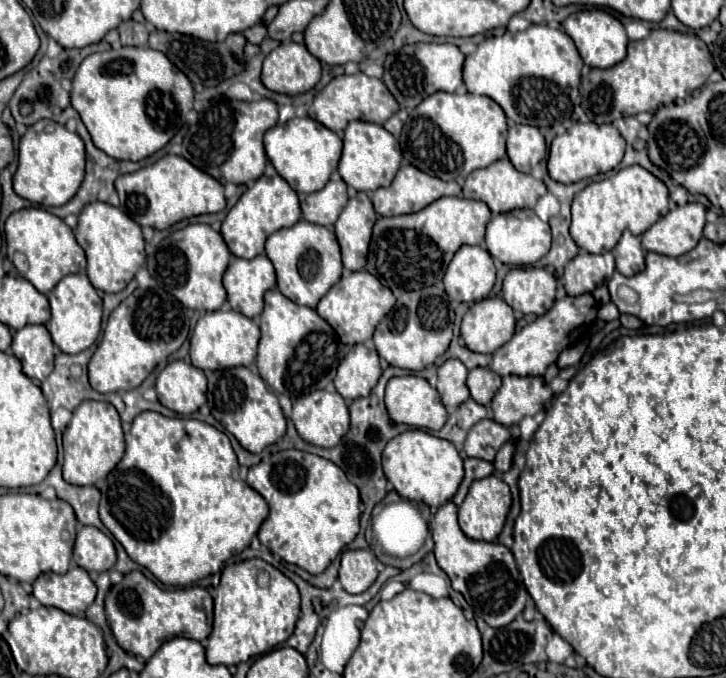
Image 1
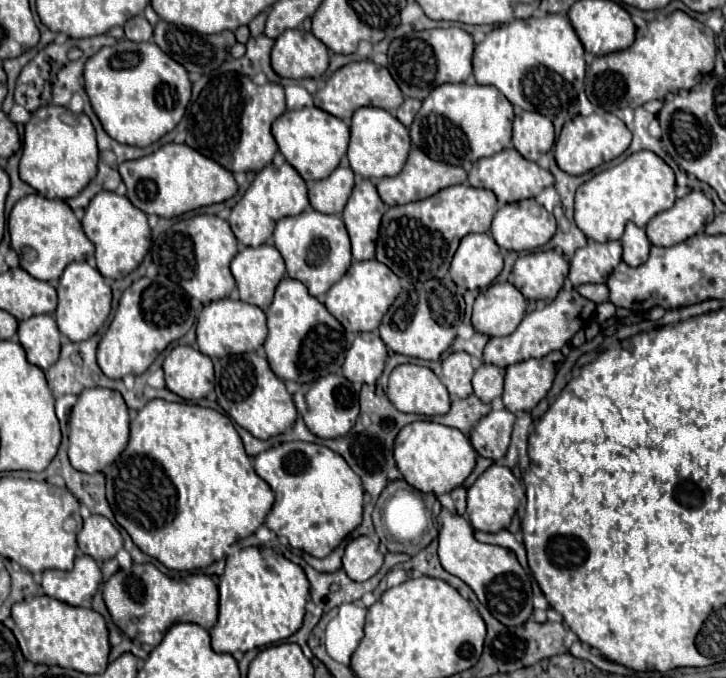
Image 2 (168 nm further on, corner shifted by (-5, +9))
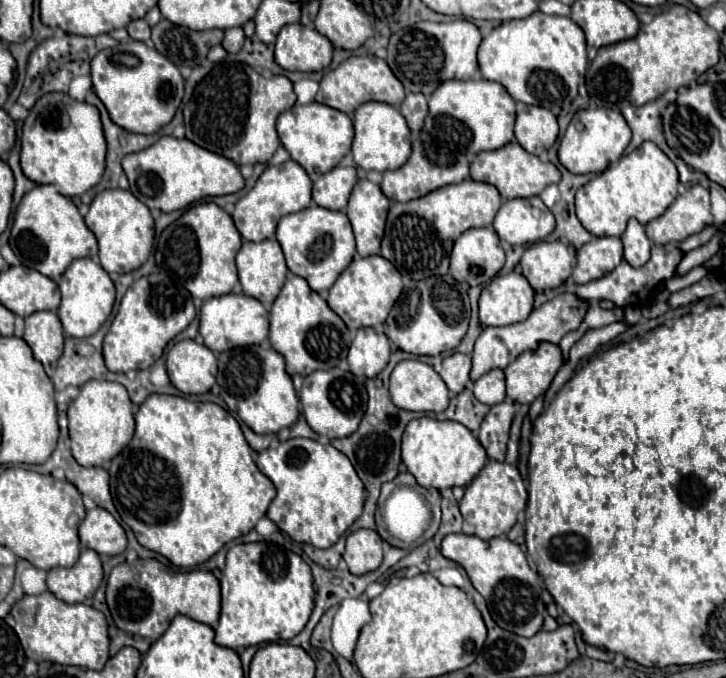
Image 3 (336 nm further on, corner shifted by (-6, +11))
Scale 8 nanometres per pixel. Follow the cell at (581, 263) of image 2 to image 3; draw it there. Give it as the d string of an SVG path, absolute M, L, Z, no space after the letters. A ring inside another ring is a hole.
M594 237L578 249L578 263L574 267L574 283L590 283L608 275L622 261L620 237Z

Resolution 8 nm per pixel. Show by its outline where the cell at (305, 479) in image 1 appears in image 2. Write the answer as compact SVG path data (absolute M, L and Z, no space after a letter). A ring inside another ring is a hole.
M305 441L281 443L269 451L259 453L253 465L255 465L255 473L261 479L265 479L271 491L275 493L275 503L265 519L265 525L279 537L285 537L291 547L301 549L313 557L327 557L355 527L361 525L363 497L365 497L363 483L359 475L351 471L347 461L329 447L317 443L305 443Z

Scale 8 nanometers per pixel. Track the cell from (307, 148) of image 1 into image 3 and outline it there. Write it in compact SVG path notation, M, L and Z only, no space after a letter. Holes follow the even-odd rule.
M316 101L308 105L294 105L292 109L280 113L276 129L290 157L296 163L300 163L306 169L306 173L326 173L328 169L334 169L340 163L340 159L350 151L354 139L352 119L346 113L340 113L338 109Z

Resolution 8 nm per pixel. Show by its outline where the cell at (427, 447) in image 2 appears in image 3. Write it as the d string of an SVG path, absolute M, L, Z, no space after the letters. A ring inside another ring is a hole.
M420 417L412 419L404 431L402 461L416 477L418 485L436 487L438 491L442 491L454 485L466 487L486 465L488 455L484 453L480 441L470 433L470 429L464 429L464 425L460 425L458 421Z

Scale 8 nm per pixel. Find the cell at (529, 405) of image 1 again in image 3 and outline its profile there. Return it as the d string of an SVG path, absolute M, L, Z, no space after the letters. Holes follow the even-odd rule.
M540 343L534 351L524 351L520 353L506 369L506 393L512 401L518 401L518 403L526 403L530 405L536 397L544 395L544 391L550 387L552 383L552 377L556 375L556 371L560 369L560 365L564 363L564 357L562 357L562 349L554 343Z

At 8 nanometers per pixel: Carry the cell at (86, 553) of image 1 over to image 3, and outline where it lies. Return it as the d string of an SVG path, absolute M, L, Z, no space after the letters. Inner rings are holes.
M102 507L90 509L86 513L78 533L82 547L94 549L100 555L118 555L128 545L122 525Z

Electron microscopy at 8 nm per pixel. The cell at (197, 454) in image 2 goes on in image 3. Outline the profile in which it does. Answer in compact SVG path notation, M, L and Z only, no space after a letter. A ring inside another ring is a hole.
M150 395L140 405L140 409L136 413L136 433L134 433L134 439L130 441L130 445L122 453L118 453L112 459L112 465L110 465L110 493L112 493L114 505L116 505L122 521L134 531L138 543L142 547L146 547L146 549L152 549L152 551L164 555L170 563L174 563L178 567L184 567L184 569L196 567L196 565L208 561L228 541L250 533L256 527L256 521L266 515L268 505L276 497L276 489L274 489L272 481L256 467L256 463L252 459L252 449L246 443L246 439L242 435L242 429L240 429L238 421L234 419L234 415L230 411L222 409L216 403L210 403L210 401L190 401L190 399L184 399L184 397L178 397L178 395Z

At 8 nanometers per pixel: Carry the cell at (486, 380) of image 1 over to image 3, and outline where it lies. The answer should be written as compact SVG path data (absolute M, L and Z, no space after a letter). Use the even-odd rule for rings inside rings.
M492 369L486 375L482 375L474 383L474 397L480 403L486 405L498 405L506 399L506 389L504 389L504 371L502 369Z

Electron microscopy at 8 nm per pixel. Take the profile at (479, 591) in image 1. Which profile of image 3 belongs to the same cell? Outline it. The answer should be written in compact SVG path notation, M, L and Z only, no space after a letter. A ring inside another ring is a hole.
M452 533L442 541L442 555L466 569L474 589L486 599L496 625L522 637L534 637L542 629L546 607L540 597L542 589L538 583L538 575L528 567L524 551L514 541L506 537L482 541L472 535Z

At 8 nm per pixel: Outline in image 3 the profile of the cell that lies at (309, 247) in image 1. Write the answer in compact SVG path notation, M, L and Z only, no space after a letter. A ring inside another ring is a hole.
M310 205L298 213L290 213L282 217L278 221L276 239L282 245L288 269L304 277L316 293L328 291L334 285L336 277L350 265L356 253L352 225L346 213L330 211L318 205Z

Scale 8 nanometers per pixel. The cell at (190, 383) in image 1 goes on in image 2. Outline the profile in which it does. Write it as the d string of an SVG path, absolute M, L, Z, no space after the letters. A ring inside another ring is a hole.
M177 345L163 363L167 389L187 401L197 401L213 391L213 363L193 347Z

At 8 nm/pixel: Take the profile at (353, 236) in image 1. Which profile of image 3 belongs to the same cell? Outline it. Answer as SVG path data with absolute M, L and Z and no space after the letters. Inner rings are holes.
M364 177L358 179L346 207L346 215L356 235L358 255L368 257L380 253L388 205L388 197L384 197L382 189L376 183Z

